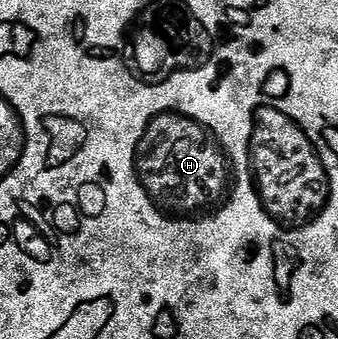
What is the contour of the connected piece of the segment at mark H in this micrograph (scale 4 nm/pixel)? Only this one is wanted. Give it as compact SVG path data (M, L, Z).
M165 108L163 114L153 116L137 146L137 175L154 204L178 218L192 218L206 210L227 206L231 202L231 194L237 192L239 182L237 160L233 160L229 144L217 136L217 128L205 124L205 120L197 120L197 116L189 116L189 112L182 108Z

